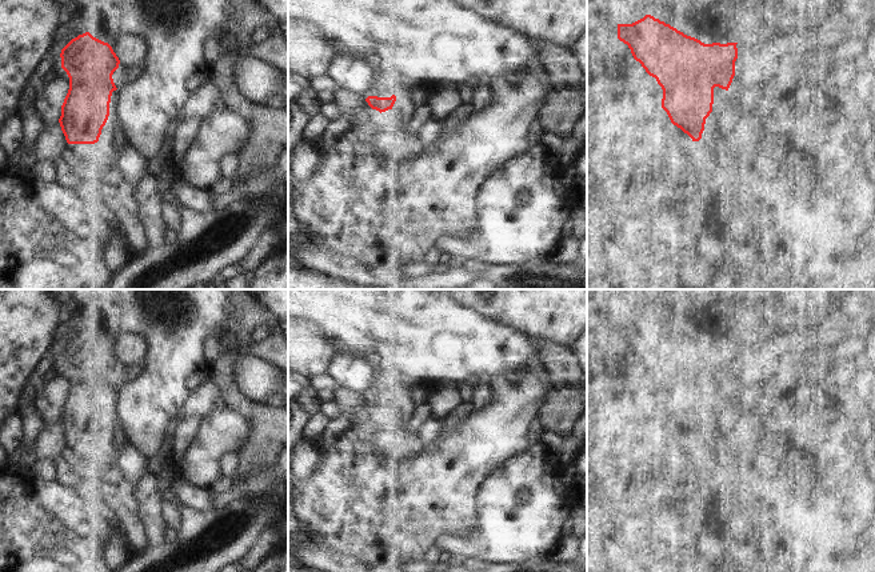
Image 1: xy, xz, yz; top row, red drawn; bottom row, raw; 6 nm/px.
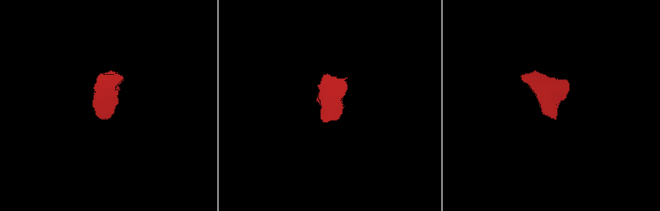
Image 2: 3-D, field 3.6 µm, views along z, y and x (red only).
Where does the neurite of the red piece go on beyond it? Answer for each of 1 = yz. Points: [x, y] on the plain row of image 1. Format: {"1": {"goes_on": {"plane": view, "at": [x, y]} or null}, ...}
{"1": {"goes_on": {"plane": "yz", "at": [707, 464]}}}

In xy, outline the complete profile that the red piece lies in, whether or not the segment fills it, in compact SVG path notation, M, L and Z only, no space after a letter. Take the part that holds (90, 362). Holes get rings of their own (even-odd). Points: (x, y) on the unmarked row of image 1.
M89 331L72 337L61 348L60 356L61 367L69 376L69 388L61 404L61 415L59 417L61 429L68 443L92 444L85 463L87 488L115 488L120 477L116 455L99 436L109 415L112 391L117 388L112 373L119 367L120 359L108 341L93 336Z

